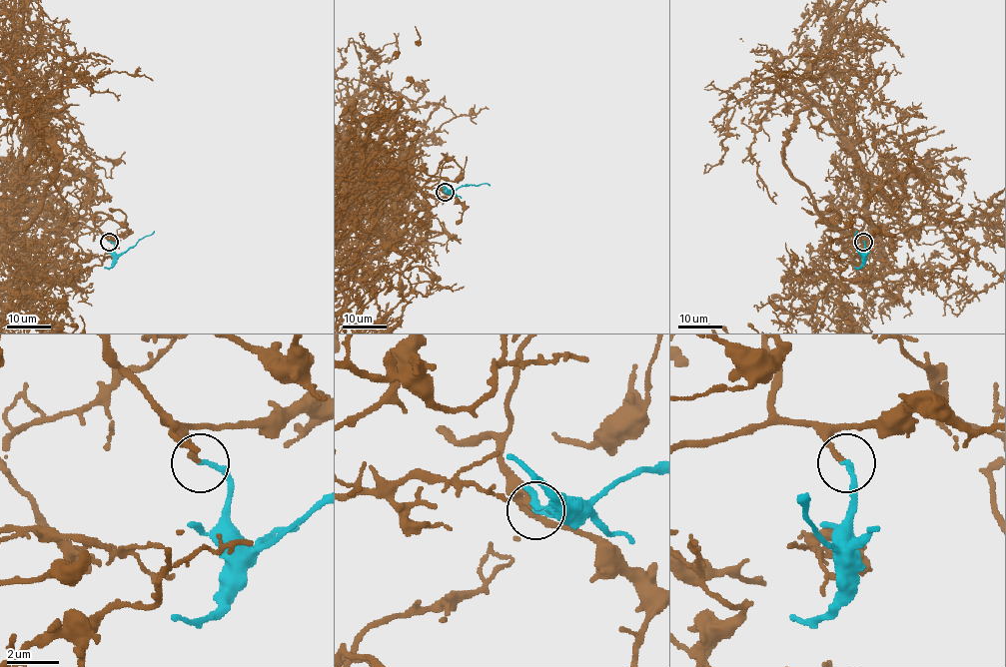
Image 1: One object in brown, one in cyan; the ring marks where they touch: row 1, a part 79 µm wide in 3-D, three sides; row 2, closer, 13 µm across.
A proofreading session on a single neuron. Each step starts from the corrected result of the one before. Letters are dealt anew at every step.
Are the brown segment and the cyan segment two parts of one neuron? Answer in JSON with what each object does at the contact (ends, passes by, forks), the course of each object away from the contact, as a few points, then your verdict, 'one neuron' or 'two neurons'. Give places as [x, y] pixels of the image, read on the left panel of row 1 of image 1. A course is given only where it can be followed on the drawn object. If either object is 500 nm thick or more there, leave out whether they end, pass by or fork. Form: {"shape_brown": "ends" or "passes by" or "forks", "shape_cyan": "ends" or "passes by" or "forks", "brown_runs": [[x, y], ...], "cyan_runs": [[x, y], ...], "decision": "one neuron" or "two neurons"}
{"shape_brown": "ends", "shape_cyan": "ends", "brown_runs": [[109, 242], [89, 215], [53, 230], [19, 211], [29, 111], [14, 35]], "cyan_runs": [[109, 242], [121, 256], [154, 231]], "decision": "one neuron"}

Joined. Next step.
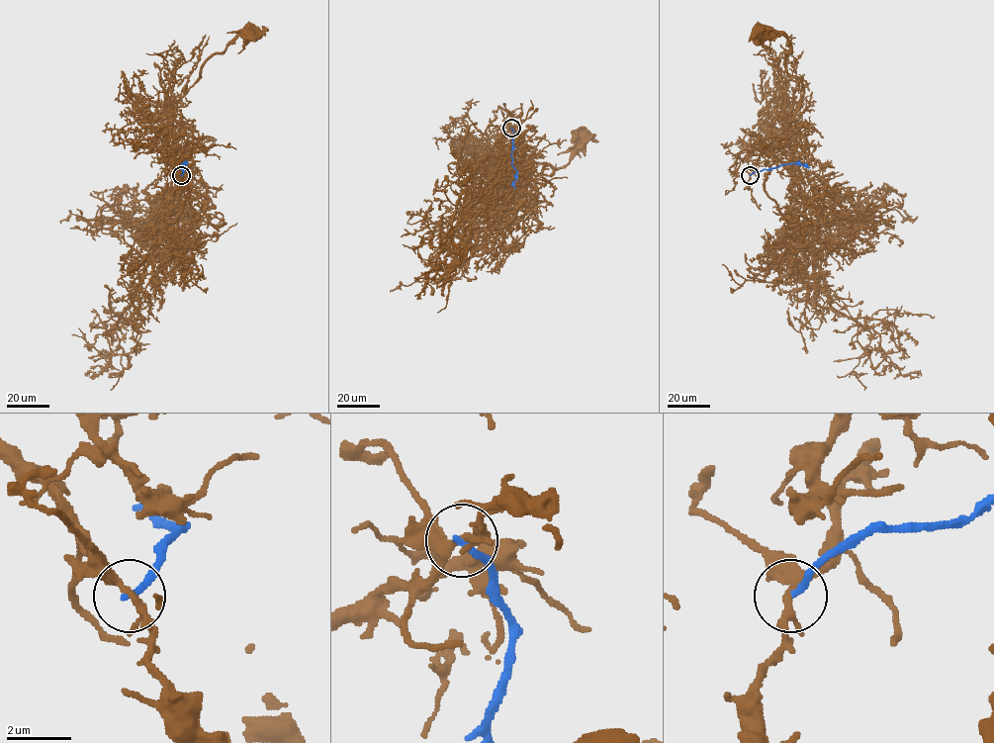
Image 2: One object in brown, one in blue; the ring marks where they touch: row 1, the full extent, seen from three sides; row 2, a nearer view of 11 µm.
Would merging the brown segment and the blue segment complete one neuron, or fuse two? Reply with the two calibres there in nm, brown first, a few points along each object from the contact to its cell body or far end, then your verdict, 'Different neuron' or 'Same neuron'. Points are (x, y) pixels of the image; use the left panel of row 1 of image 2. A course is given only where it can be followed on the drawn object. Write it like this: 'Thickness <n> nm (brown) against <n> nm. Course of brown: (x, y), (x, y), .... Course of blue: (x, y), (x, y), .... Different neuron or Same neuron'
Thickness 240 nm (brown) against 240 nm. Course of brown: (181, 175), (165, 151), (177, 101), (200, 78), (203, 63), (239, 35), (251, 33). Course of blue: (181, 175), (184, 171), (181, 164), (187, 163), (183, 165), (185, 167). Different neuron

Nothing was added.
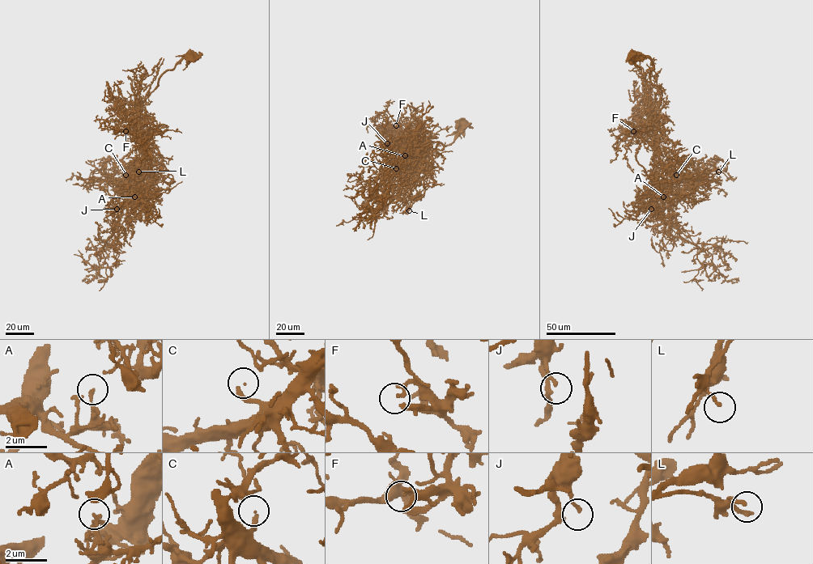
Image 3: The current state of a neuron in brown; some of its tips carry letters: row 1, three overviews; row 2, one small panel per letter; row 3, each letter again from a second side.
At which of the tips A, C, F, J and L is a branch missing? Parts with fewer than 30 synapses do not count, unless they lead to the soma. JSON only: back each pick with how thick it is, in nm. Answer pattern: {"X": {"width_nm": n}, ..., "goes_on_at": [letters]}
{"F": {"width_nm": 160}, "goes_on_at": ["F"]}

